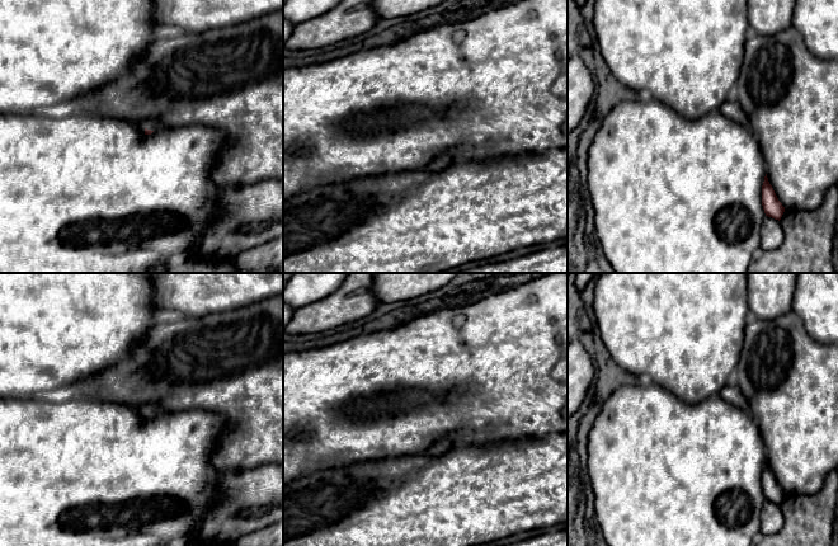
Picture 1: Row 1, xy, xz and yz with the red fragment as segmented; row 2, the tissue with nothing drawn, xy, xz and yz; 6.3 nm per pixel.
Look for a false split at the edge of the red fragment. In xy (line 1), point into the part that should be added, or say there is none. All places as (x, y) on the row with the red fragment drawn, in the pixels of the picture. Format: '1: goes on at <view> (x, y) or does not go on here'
1: goes on at xy (152, 125)

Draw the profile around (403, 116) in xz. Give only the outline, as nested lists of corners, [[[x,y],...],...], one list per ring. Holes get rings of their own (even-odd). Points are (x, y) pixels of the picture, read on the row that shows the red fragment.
[[[406,105],[376,114],[362,114],[350,121],[350,127],[357,132],[381,132],[385,130],[397,130],[436,116],[437,113],[430,108]]]

